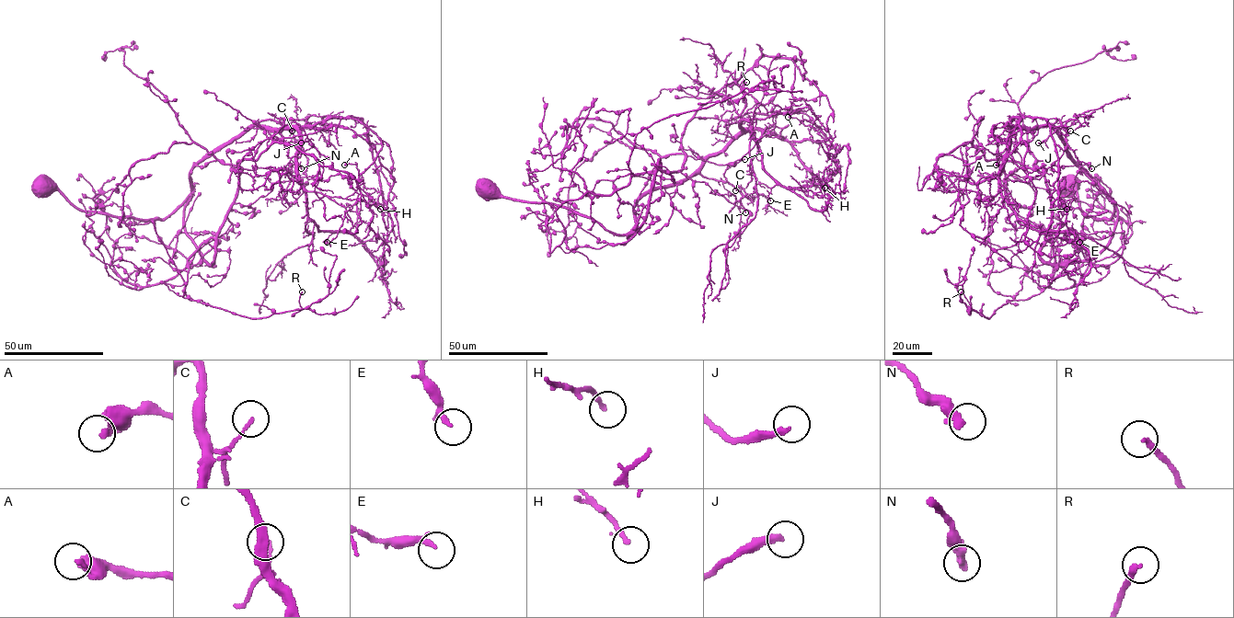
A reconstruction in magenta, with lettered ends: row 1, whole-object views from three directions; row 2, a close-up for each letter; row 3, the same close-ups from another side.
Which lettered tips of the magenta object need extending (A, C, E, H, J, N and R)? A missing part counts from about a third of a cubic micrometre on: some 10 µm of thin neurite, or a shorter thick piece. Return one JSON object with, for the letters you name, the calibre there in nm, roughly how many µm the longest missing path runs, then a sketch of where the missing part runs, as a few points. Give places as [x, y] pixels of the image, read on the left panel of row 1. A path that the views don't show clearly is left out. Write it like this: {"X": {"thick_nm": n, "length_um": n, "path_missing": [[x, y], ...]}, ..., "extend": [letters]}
{"N": {"thick_nm": 340, "length_um": 20, "path_missing": [[301, 168], [317, 174], [321, 181], [328, 182]]}, "R": {"thick_nm": 220, "length_um": 3}, "extend": ["N", "R"]}

